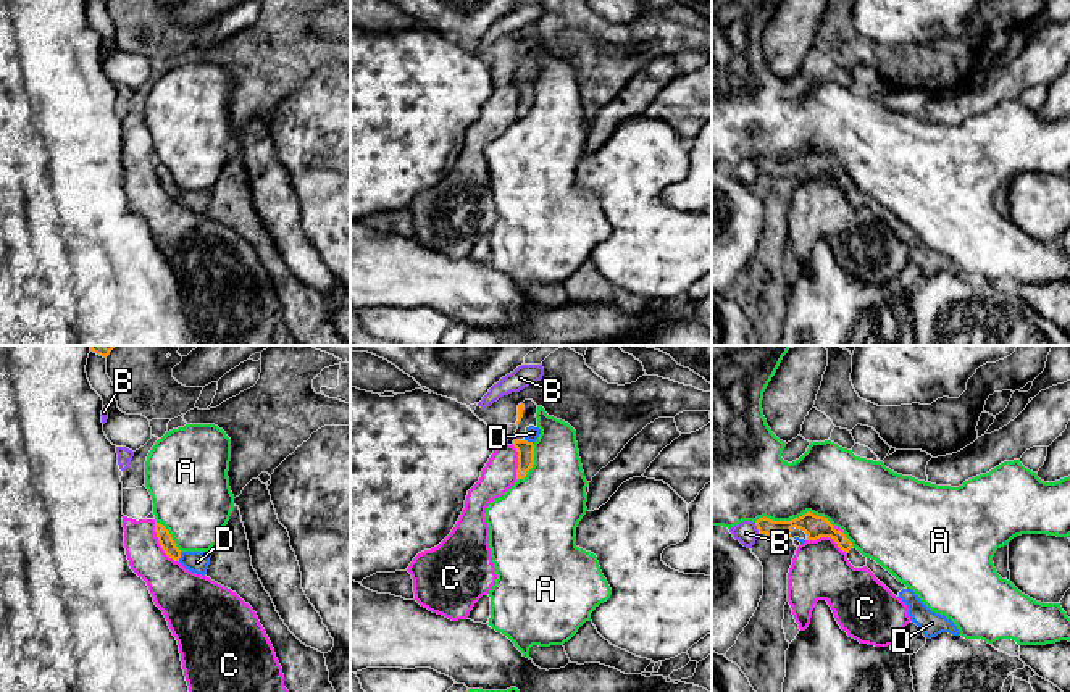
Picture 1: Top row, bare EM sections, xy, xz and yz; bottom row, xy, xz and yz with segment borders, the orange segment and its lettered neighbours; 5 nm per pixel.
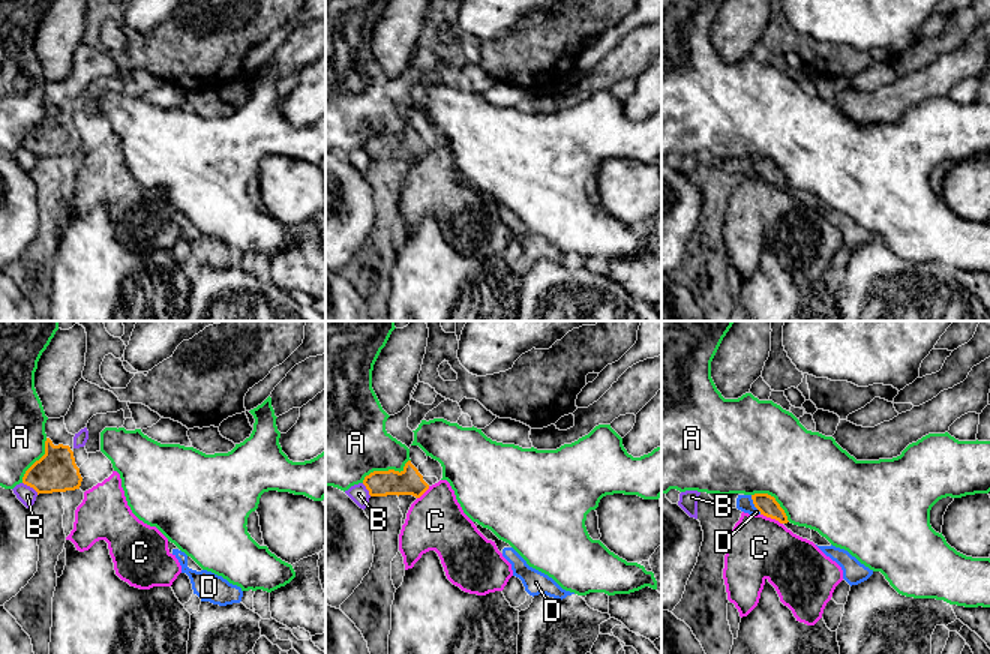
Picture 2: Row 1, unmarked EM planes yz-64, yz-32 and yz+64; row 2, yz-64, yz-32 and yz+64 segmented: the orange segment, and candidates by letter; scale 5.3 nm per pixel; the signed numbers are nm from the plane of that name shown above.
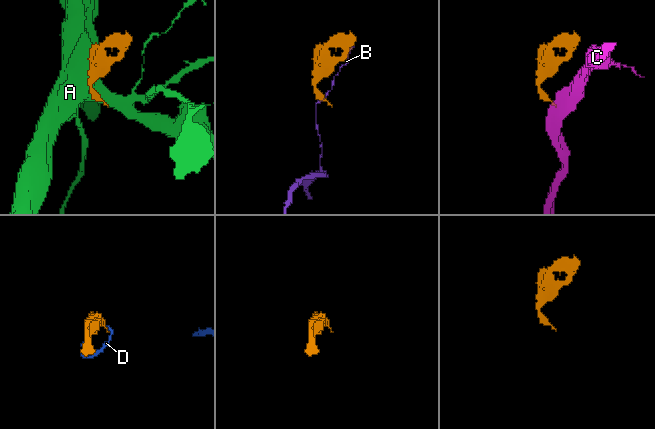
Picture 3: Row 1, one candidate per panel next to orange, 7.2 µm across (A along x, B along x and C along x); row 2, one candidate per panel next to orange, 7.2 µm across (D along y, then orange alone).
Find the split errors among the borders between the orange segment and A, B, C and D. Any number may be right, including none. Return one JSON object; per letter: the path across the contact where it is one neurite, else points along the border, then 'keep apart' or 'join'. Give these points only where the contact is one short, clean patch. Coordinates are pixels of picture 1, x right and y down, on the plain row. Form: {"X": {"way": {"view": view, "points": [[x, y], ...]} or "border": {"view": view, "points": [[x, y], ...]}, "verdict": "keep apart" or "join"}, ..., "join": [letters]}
{"A": {"verdict": "keep apart"}, "B": {"verdict": "keep apart"}, "C": {"border": {"view": "xy", "points": [[154, 160], [160, 186], [178, 200]]}, "verdict": "keep apart"}, "D": {"way": {"view": "xy", "points": [[165, 178], [179, 195], [197, 200]]}, "verdict": "join"}, "join": ["D"]}

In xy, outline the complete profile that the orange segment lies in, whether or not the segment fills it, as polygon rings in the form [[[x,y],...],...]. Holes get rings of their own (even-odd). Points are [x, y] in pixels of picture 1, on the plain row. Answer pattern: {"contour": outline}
{"contour": [[[155,160],[155,171],[158,176],[158,181],[165,192],[173,197],[174,200],[179,200],[186,208],[195,211],[195,213],[207,213],[208,203],[210,203],[210,192],[208,190],[181,190],[169,169]]]}

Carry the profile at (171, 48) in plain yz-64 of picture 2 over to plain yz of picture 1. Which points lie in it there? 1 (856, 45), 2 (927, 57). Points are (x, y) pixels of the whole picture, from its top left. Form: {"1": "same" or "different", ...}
{"1": "same", "2": "same"}

